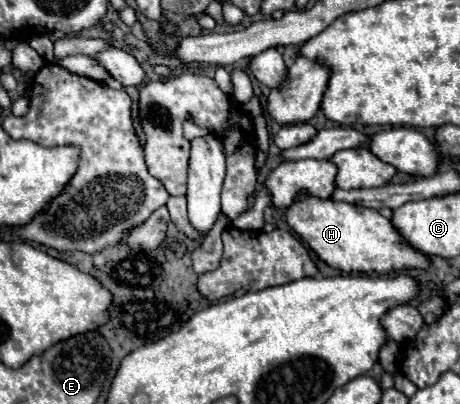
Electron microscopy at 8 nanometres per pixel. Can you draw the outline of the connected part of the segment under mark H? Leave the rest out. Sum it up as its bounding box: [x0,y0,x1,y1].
[286,191,428,273]

